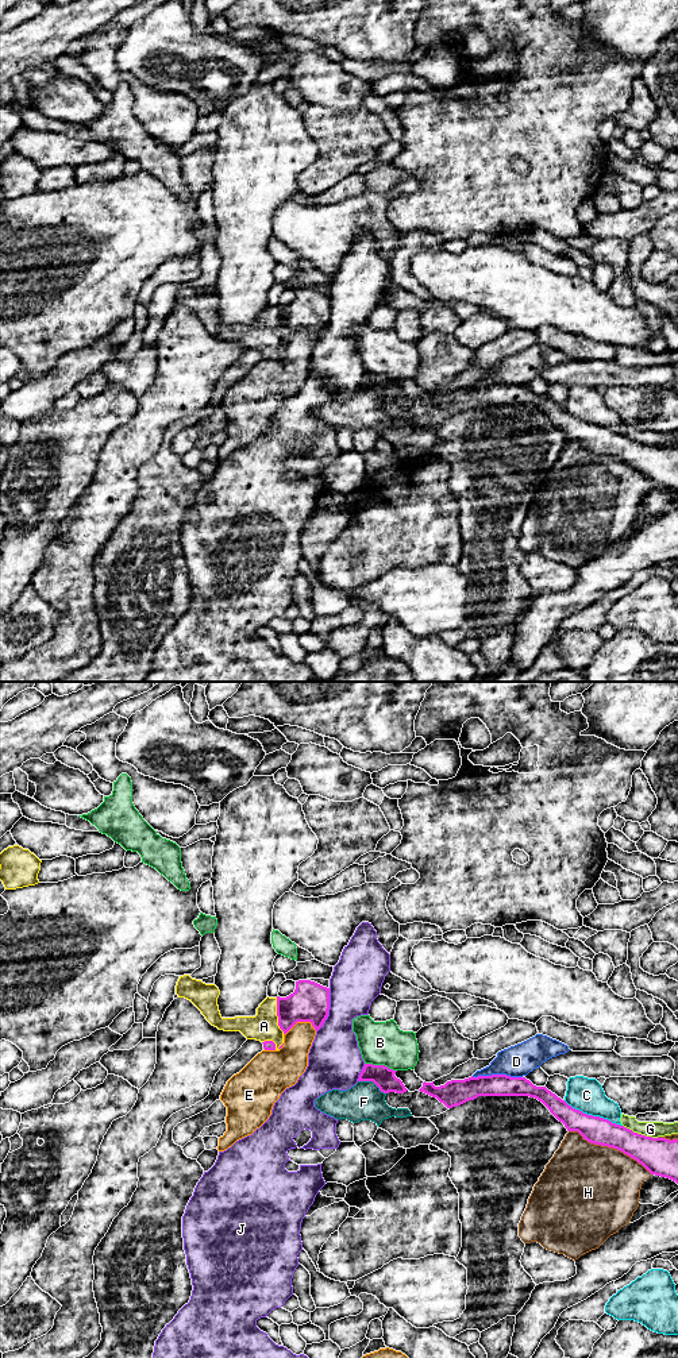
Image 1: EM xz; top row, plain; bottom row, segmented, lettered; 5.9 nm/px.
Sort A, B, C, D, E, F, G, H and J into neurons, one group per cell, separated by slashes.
A / B / C / D / E / F / G / H / J

